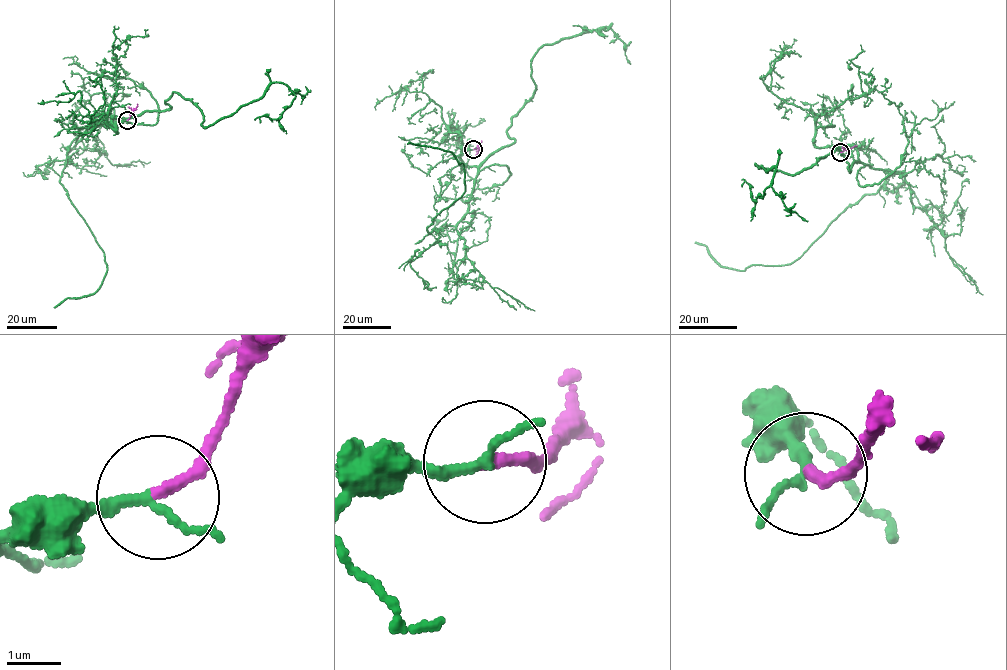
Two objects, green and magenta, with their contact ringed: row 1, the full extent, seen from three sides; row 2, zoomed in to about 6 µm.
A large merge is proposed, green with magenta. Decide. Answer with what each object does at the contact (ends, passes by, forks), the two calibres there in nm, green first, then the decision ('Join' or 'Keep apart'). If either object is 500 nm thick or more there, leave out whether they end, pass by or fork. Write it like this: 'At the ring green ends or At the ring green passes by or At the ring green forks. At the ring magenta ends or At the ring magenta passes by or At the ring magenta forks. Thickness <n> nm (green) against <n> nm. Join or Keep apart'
At the ring green passes by. At the ring magenta ends. Thickness 170 nm (green) against 200 nm. Join

